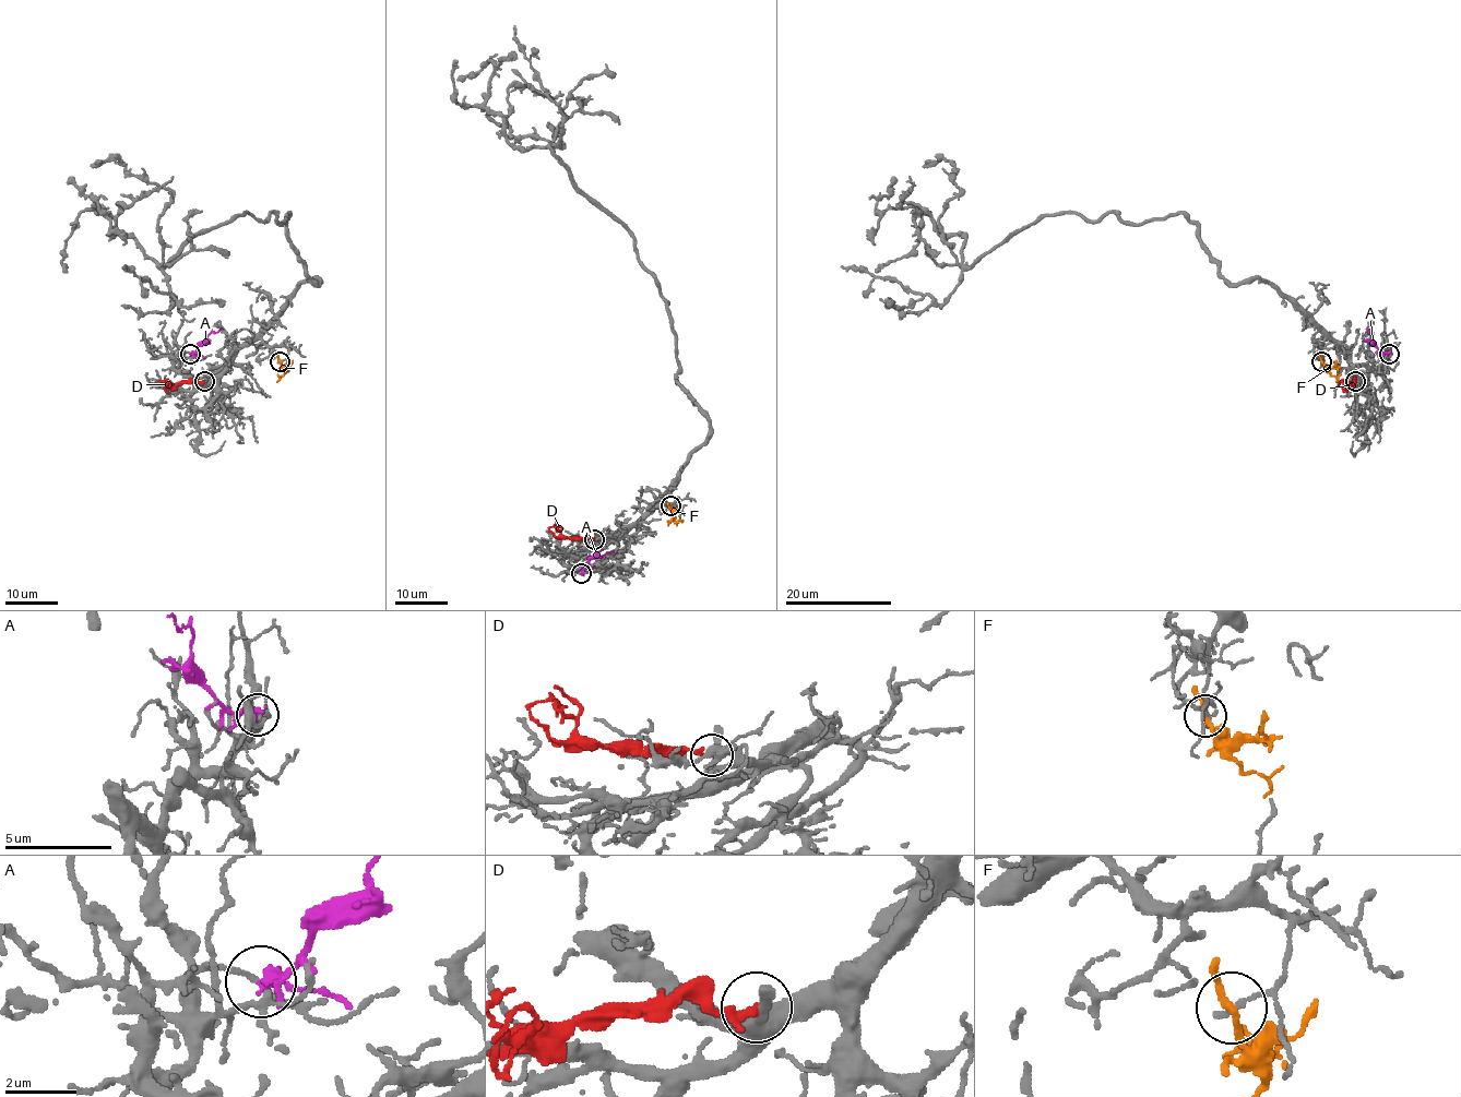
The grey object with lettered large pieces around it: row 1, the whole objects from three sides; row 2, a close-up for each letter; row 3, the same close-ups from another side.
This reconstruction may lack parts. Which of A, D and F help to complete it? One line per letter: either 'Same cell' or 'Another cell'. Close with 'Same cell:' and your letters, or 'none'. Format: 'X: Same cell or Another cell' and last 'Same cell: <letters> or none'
A: Another cell
D: Same cell
F: Another cell
Same cell: D

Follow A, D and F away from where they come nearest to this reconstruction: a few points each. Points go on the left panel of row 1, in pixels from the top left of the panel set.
A: (191, 354), (210, 334), (223, 329)
D: (204, 381), (159, 384), (161, 381)
F: (280, 361), (285, 372), (276, 381)

